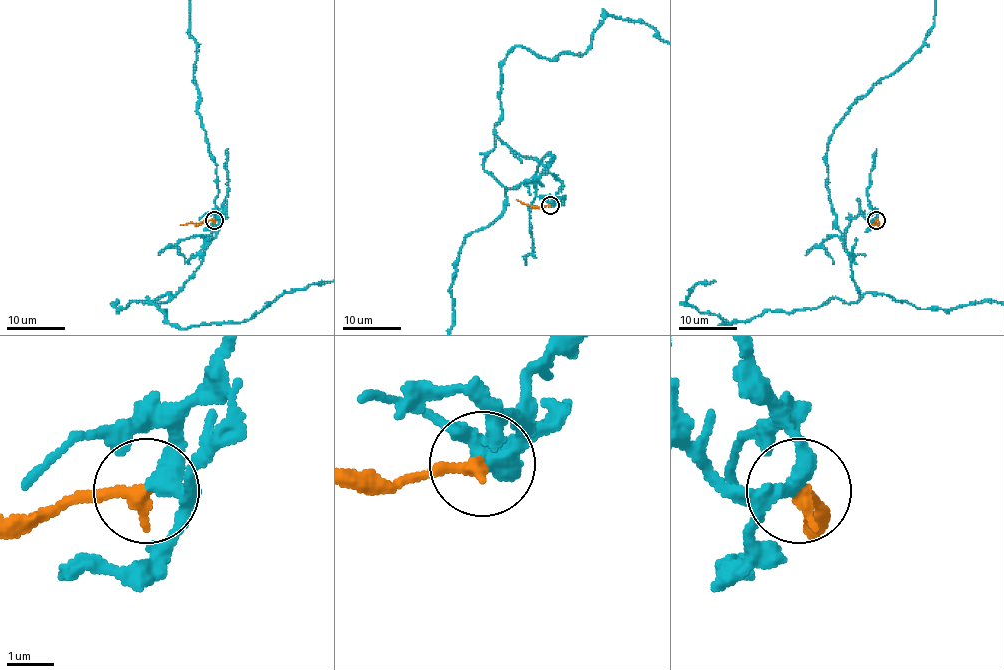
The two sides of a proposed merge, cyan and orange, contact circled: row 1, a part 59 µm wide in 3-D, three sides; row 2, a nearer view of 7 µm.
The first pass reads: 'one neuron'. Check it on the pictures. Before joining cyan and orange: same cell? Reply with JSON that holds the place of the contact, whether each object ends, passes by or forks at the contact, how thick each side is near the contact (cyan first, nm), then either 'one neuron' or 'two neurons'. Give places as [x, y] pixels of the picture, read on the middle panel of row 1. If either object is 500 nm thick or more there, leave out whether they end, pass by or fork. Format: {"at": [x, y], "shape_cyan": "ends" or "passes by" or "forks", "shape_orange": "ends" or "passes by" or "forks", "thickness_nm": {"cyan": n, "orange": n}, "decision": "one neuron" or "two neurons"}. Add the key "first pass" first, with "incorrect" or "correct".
{"first pass": "correct", "at": [550, 205], "shape_cyan": "passes by", "shape_orange": "ends", "thickness_nm": {"cyan": 320, "orange": 340}, "decision": "one neuron"}

